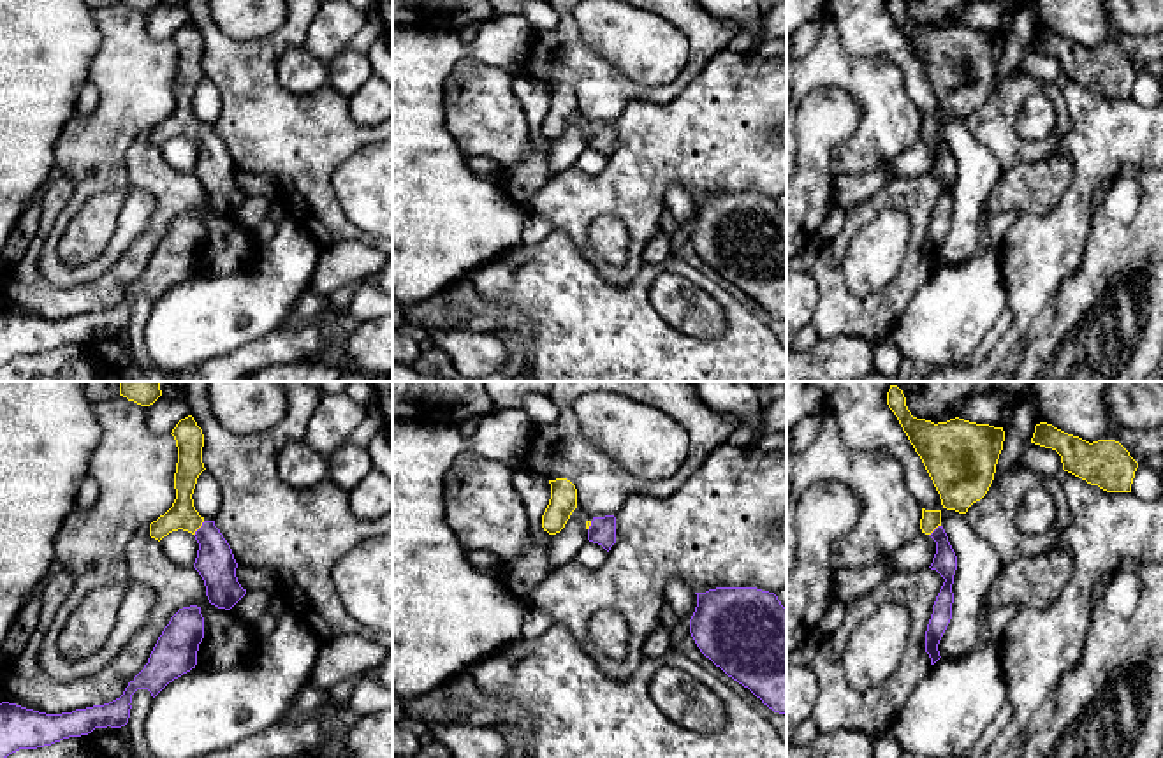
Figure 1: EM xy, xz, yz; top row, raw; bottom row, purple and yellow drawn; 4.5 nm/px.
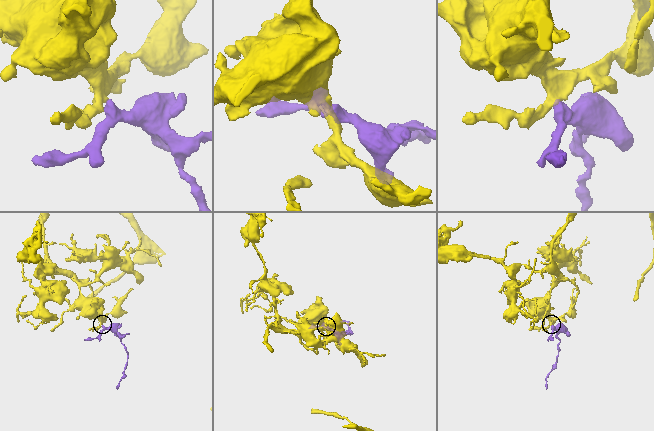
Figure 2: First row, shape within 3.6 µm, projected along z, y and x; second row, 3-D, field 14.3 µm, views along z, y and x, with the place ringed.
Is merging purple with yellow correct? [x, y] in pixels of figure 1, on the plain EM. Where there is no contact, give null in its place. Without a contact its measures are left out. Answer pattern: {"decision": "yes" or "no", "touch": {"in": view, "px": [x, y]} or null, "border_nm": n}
{"decision": "yes", "touch": {"in": "xy", "px": [199, 134]}, "border_nm": 90}

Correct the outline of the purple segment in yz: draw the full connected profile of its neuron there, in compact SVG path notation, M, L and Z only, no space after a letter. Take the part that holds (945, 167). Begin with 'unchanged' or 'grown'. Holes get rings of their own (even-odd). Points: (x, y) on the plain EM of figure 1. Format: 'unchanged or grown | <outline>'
grown | M922 114L920 135L936 148L936 160L929 174L936 176L945 185L933 211L933 220L925 237L925 259L931 264L931 271L934 271L941 264L938 250L952 225L952 190L957 176L957 162L941 132L941 116Z

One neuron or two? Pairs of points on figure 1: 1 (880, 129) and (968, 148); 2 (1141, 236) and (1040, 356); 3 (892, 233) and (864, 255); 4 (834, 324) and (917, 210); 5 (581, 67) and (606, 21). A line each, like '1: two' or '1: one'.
1: two
2: one
3: one
4: one
5: two

